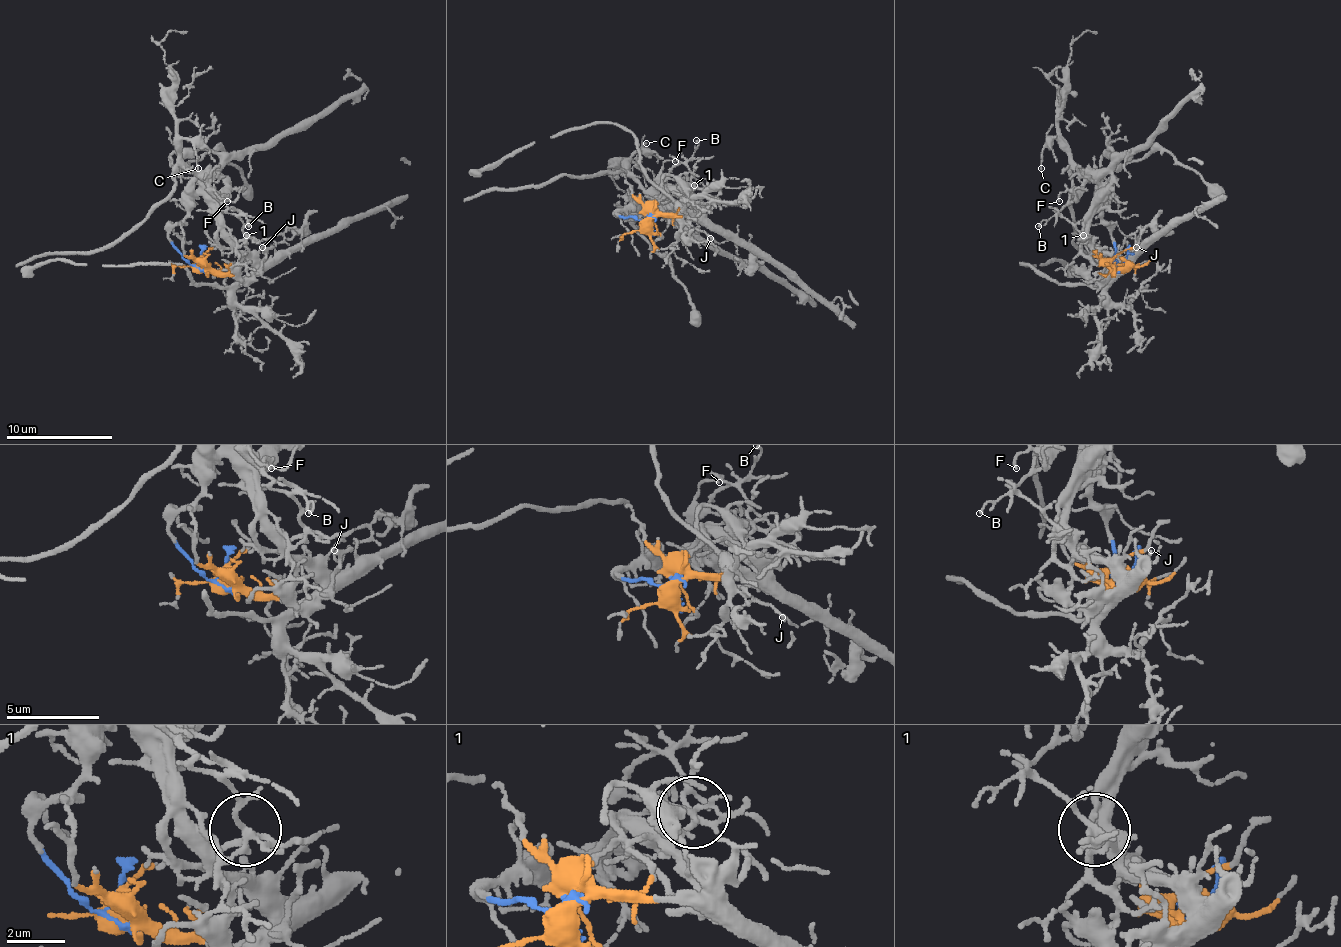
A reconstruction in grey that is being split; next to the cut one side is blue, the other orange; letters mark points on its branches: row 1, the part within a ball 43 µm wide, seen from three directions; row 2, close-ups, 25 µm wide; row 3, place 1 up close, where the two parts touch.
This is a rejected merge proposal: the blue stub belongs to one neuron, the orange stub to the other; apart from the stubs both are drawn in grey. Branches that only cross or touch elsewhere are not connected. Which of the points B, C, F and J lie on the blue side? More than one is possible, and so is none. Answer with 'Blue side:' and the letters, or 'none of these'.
Blue side: C, F

